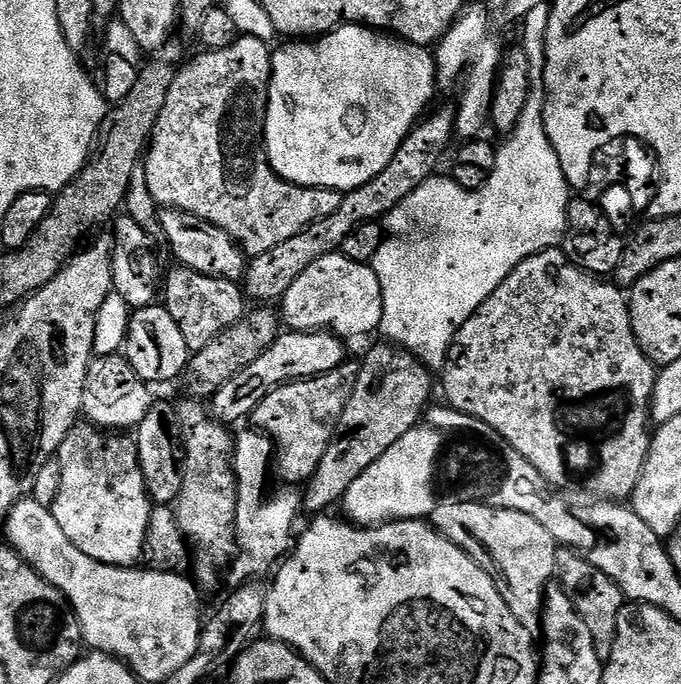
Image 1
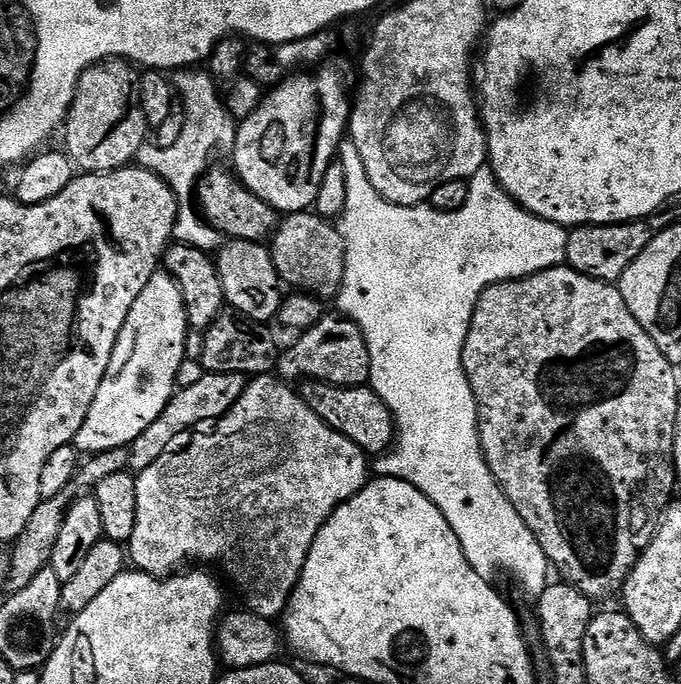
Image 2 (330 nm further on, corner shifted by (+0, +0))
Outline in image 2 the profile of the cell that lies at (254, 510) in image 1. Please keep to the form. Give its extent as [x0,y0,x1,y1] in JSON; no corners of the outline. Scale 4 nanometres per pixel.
[126,374,370,621]

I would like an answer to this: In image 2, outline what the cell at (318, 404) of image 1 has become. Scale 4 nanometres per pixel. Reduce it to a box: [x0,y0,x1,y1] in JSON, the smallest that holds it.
[278,314,370,388]

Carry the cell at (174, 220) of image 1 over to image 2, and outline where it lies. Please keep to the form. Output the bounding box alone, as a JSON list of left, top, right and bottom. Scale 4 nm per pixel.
[215,240,282,324]

